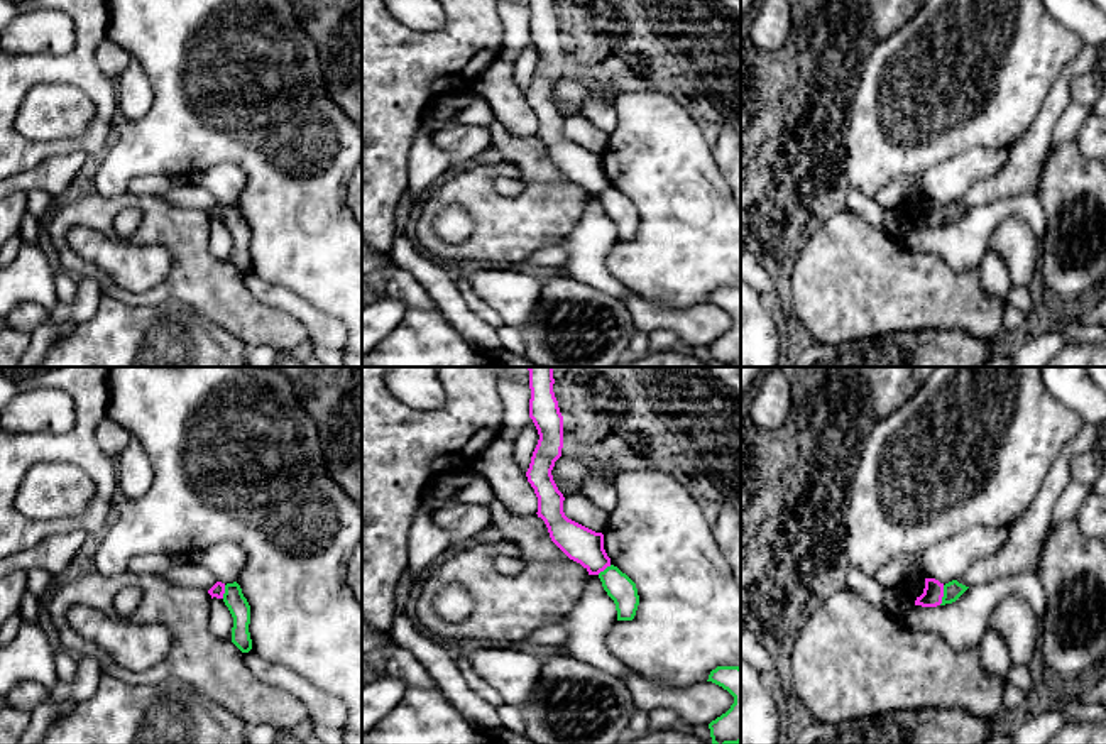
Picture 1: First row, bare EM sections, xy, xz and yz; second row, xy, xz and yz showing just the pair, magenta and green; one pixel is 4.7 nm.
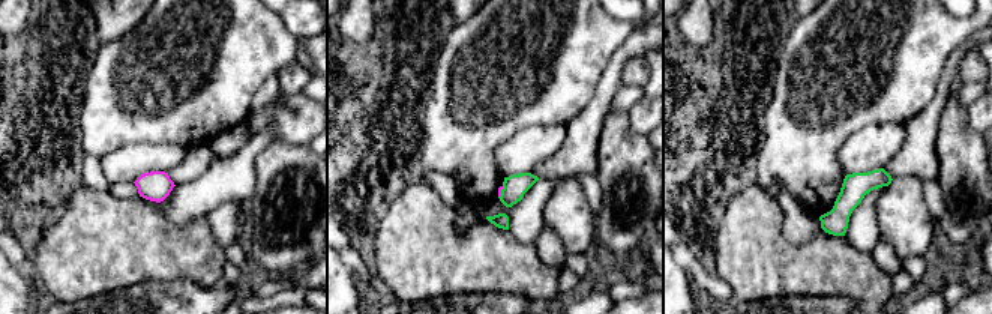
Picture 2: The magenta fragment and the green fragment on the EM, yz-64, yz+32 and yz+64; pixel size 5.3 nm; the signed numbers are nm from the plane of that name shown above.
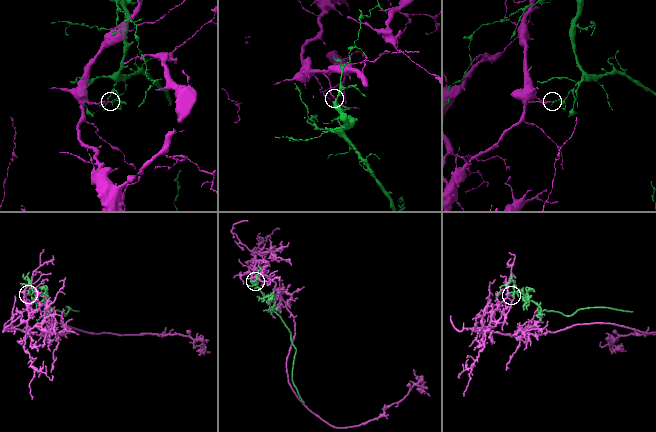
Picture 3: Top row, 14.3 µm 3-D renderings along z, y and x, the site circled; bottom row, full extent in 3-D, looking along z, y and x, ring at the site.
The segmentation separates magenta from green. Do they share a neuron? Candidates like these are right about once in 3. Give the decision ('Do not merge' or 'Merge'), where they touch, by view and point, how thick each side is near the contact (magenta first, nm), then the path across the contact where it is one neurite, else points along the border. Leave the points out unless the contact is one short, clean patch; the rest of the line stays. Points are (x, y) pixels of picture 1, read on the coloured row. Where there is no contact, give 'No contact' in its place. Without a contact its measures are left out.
Do not merge. Touches magenta at yz (942, 596). Thickness 100 nm (magenta) against 90 nm. Boundary: yz (944, 585), (944, 596), (939, 604)

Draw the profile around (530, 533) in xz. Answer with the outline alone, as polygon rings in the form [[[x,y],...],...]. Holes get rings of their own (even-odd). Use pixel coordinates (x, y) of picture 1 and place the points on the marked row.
[[[494,495],[489,504],[492,524],[501,531],[502,541],[516,543],[524,560],[565,560],[567,555],[551,541],[545,521],[536,516],[514,516]]]

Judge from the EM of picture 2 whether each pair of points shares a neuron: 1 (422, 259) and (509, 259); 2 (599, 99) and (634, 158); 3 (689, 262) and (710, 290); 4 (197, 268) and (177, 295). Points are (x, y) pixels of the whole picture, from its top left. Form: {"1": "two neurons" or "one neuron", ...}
{"1": "one neuron", "2": "two neurons", "3": "one neuron", "4": "two neurons"}

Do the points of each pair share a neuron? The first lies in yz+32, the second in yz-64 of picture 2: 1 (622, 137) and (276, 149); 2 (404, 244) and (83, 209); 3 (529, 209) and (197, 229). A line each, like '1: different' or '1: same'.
1: same
2: same
3: different

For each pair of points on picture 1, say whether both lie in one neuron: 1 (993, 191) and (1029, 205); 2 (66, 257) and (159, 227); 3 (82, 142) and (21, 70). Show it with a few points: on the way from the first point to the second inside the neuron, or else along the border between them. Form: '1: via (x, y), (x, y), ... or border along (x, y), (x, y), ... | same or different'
1: border along (1037, 191), (1023, 191), (969, 207) | different
2: via (65, 227), (75, 217), (129, 217) | same
3: via (102, 112), (102, 97), (75, 70), (53, 70) | same

